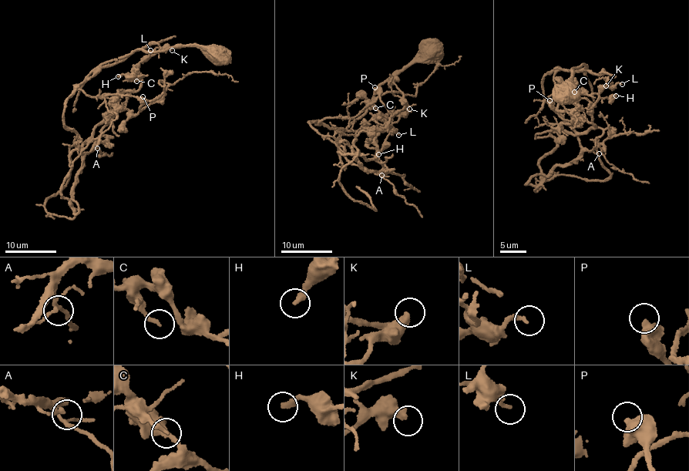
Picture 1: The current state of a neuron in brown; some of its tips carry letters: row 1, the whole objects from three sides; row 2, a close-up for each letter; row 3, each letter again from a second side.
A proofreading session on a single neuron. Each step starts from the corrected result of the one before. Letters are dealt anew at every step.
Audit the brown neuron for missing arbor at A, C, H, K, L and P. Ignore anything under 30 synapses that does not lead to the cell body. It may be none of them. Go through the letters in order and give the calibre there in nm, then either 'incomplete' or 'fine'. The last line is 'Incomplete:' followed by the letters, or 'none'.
A: 160 nm thick; fine
C: 200 nm thick; fine
H: 300 nm thick; fine
K: 440 nm thick; fine
L: 220 nm thick; fine
P: 500 nm thick; fine
Incomplete: none

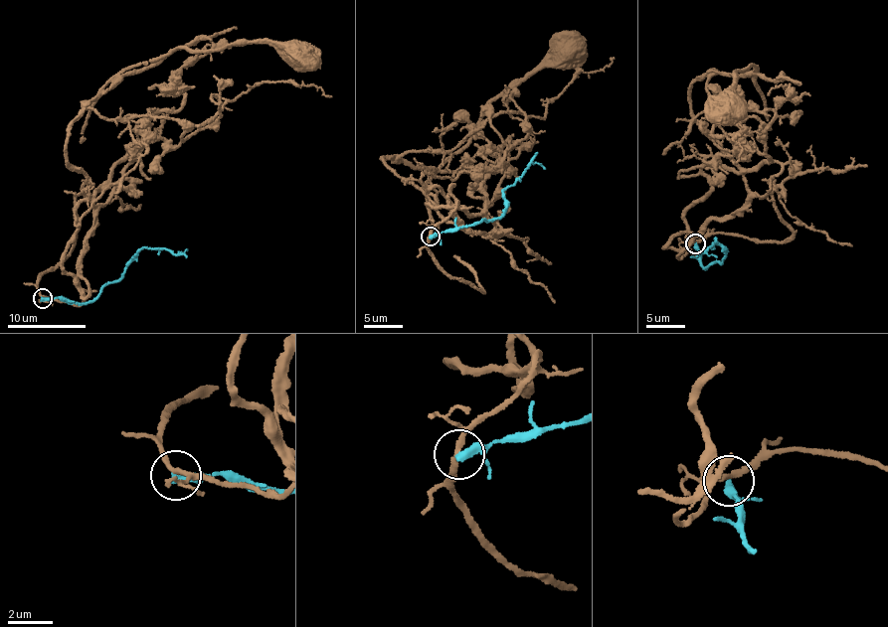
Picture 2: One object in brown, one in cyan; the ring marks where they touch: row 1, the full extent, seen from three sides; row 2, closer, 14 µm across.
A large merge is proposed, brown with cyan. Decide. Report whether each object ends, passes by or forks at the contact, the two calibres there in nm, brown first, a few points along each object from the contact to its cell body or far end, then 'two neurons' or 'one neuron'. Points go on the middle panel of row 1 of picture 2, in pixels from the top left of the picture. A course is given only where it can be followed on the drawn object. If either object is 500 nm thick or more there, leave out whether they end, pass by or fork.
brown forks; cyan passes by; calibres 170 and 260 nm; course brown (429, 236), (457, 202), (449, 210), (467, 229), (381, 159), (438, 171), (488, 103), (569, 47); course cyan (430, 236), (499, 218), (505, 212), (505, 189), (519, 179), (530, 163), (538, 162), (546, 169); two neurons

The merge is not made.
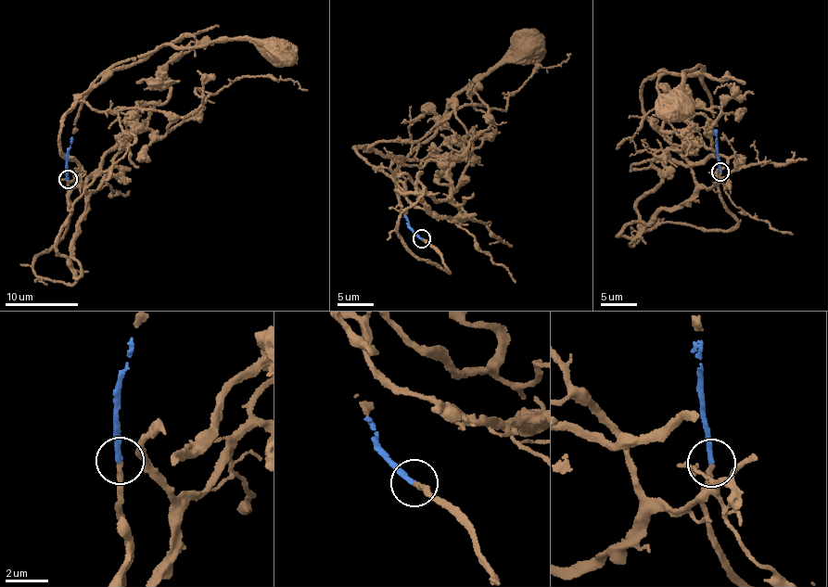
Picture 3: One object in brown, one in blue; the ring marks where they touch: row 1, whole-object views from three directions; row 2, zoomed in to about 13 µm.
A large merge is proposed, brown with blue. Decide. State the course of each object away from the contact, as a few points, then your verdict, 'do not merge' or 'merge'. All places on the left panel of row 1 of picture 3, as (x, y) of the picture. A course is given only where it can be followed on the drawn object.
course brown (68, 180), (70, 217), (32, 270), (71, 284), (85, 196), (60, 149), (74, 103), (166, 44), (282, 49); course blue (68, 180), (67, 157), (70, 138); merge

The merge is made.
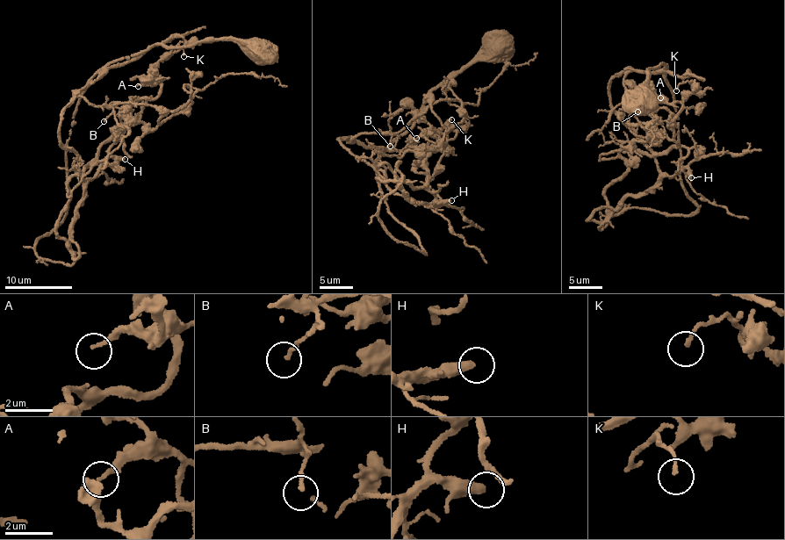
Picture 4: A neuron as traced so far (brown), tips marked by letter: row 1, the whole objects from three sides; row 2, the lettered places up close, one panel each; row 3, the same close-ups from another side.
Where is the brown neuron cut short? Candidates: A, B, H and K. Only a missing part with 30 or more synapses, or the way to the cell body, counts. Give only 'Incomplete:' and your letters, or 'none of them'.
Incomplete: H

